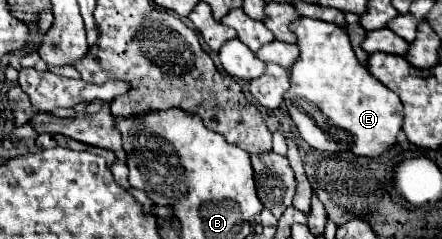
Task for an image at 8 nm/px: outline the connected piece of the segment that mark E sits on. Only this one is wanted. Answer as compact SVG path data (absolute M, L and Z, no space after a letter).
M301 17L291 23L289 27L297 37L299 47L299 59L289 69L289 81L291 87L285 91L283 107L297 125L299 135L319 151L351 151L355 155L365 157L379 157L383 151L387 151L393 143L397 133L401 131L401 117L403 117L403 105L397 99L397 95L391 89L385 89L367 69L361 65L351 49L349 37L343 27L329 25L325 21L313 21L307 17Z

